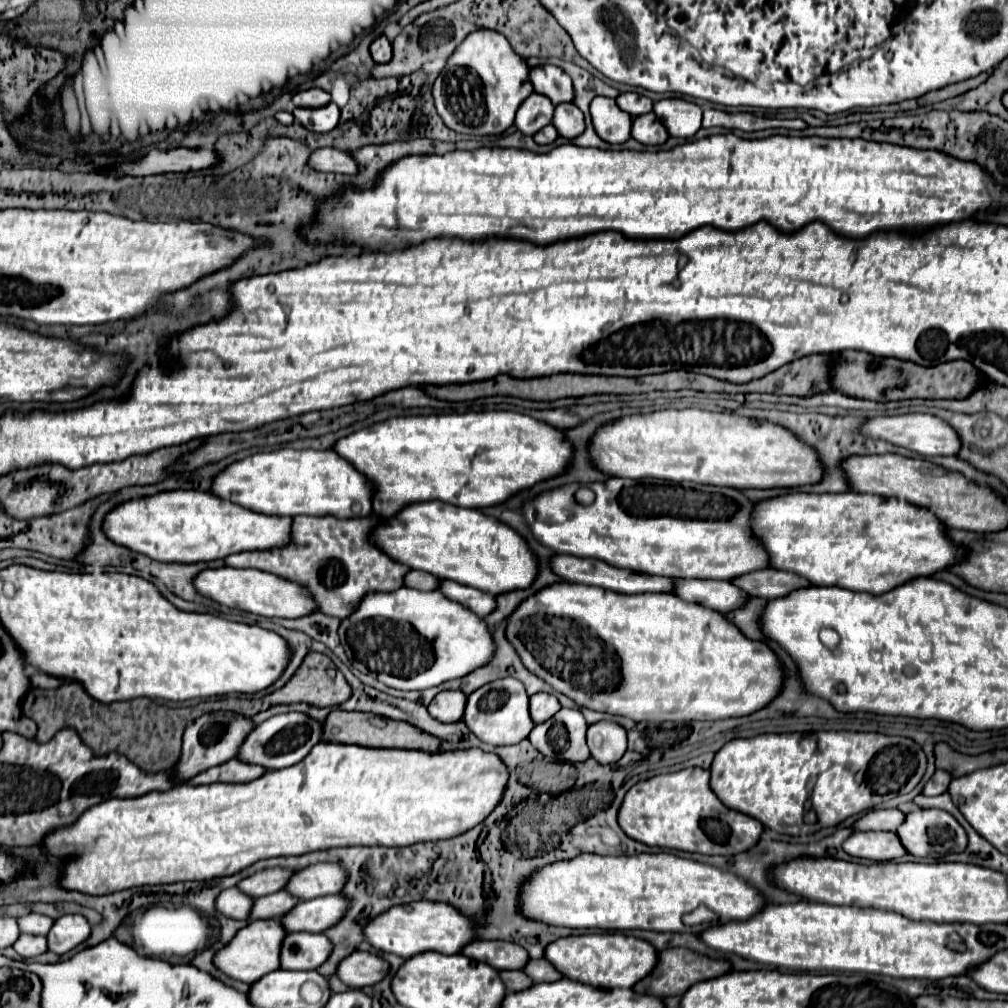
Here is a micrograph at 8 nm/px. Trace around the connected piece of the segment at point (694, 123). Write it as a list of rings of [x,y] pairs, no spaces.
[[[662,99],[654,105],[654,113],[672,137],[694,137],[702,125],[702,109],[684,99]]]

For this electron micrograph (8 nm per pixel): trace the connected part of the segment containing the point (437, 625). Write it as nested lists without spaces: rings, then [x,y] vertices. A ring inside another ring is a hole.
[[[402,587],[392,593],[370,593],[340,625],[340,641],[352,665],[388,687],[418,691],[442,685],[484,667],[494,655],[488,623],[440,591]]]

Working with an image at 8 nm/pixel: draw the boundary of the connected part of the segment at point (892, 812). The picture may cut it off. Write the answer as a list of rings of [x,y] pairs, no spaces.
[[[882,809],[882,811],[868,811],[862,815],[852,829],[854,831],[896,831],[904,821],[904,813],[898,809]]]

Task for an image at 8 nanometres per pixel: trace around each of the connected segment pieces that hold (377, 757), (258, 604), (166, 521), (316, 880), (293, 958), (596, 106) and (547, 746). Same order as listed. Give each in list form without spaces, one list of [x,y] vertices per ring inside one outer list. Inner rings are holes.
[[[318,743],[300,763],[278,769],[266,771],[260,779],[250,783],[212,783],[204,787],[172,787],[172,791],[152,791],[144,797],[136,799],[108,799],[108,803],[100,803],[84,811],[84,815],[72,823],[72,827],[58,827],[52,831],[48,839],[44,839],[44,847],[52,859],[64,859],[64,855],[72,855],[68,863],[62,863],[62,877],[60,887],[66,891],[80,891],[84,895],[108,895],[132,887],[142,885],[168,885],[176,881],[208,881],[214,877],[228,877],[236,875],[242,869],[250,867],[260,859],[280,857],[280,855],[304,855],[310,851],[322,851],[332,847],[352,847],[352,845],[384,845],[384,847],[406,847],[420,841],[438,841],[450,839],[468,829],[480,825],[500,803],[504,787],[508,781],[508,769],[494,753],[484,753],[480,749],[464,749],[464,751],[448,751],[448,753],[422,753],[422,751],[404,751],[404,749],[368,749],[358,745],[340,745],[340,743]]]
[[[232,567],[206,569],[194,579],[194,587],[198,589],[198,593],[226,607],[250,611],[250,613],[264,615],[264,617],[300,619],[318,611],[318,603],[312,597],[312,593],[308,593],[308,587],[298,585],[296,581],[276,577],[274,573],[260,571],[260,569],[232,569]]]
[[[164,491],[128,501],[106,515],[106,535],[136,553],[166,563],[200,563],[226,559],[240,551],[266,551],[290,543],[290,517],[264,515],[204,491]]]
[[[316,863],[298,871],[286,885],[286,891],[298,899],[314,899],[322,895],[340,893],[348,883],[348,871],[336,863]]]
[[[290,933],[282,945],[284,969],[318,969],[332,953],[332,941],[322,933]]]
[[[596,97],[590,103],[590,115],[596,133],[600,139],[606,143],[626,143],[630,139],[630,127],[632,127],[632,117],[616,105],[614,99],[610,97]]]
[[[560,709],[554,717],[536,725],[528,739],[544,757],[582,763],[590,757],[586,729],[588,725],[578,709]]]

